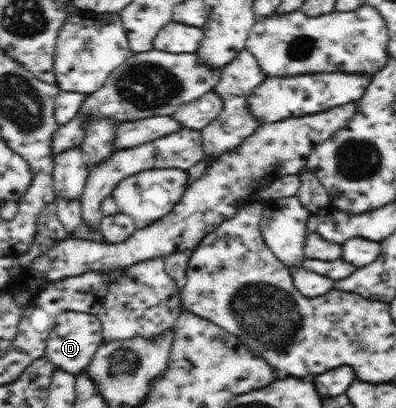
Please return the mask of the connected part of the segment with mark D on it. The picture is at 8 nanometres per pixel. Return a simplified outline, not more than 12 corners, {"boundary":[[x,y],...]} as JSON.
{"boundary":[[59,313],[44,356],[77,375],[102,344],[93,314]]}

